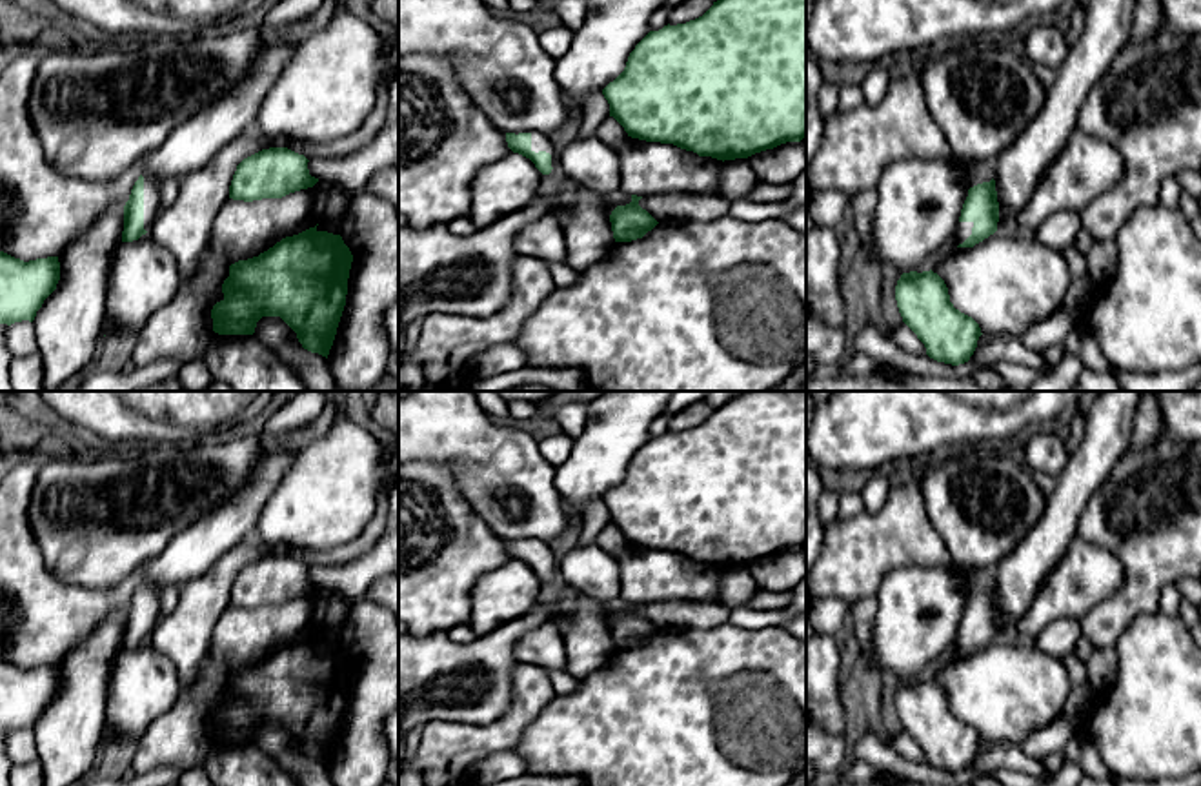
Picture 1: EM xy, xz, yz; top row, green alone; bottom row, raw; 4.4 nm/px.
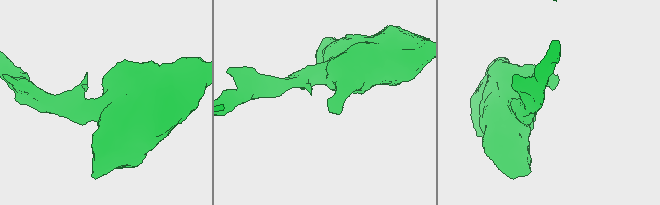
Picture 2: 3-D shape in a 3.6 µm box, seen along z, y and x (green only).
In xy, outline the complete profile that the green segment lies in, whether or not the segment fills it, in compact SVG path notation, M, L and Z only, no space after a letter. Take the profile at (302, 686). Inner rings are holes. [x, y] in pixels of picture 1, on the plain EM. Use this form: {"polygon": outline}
{"polygon": "M317 633L258 664L229 673L224 706L211 717L218 742L253 742L262 724L280 724L304 757L328 766L346 713L353 662L340 642Z"}

